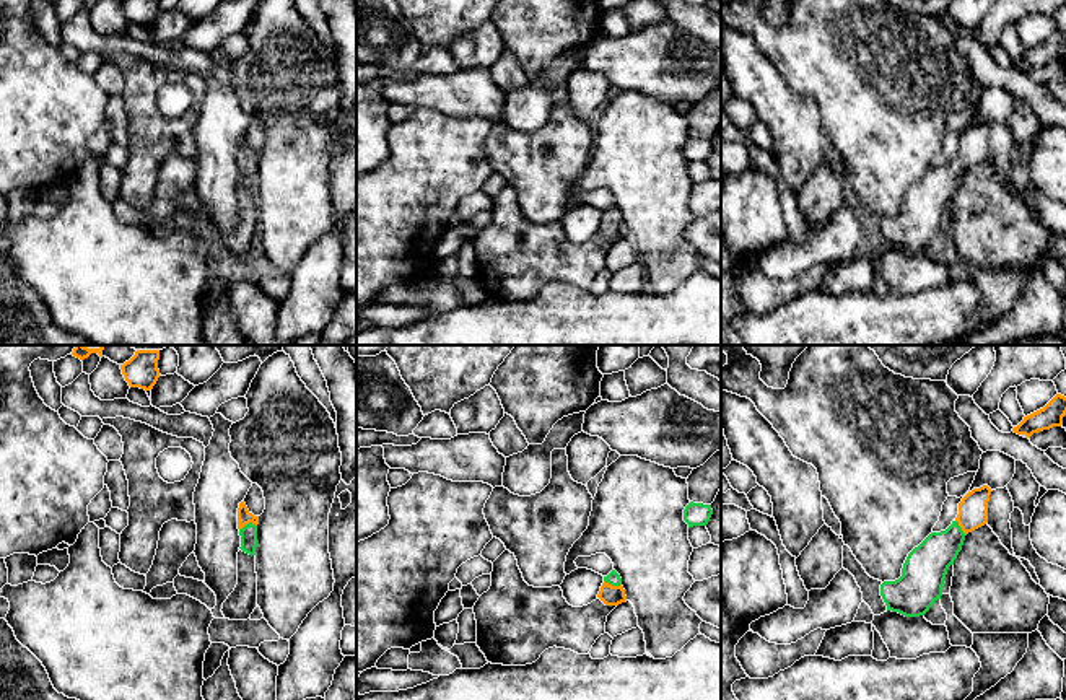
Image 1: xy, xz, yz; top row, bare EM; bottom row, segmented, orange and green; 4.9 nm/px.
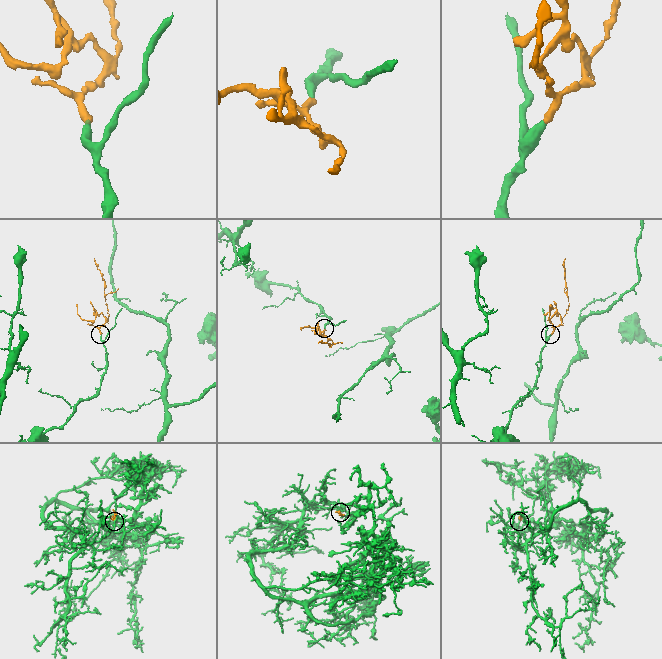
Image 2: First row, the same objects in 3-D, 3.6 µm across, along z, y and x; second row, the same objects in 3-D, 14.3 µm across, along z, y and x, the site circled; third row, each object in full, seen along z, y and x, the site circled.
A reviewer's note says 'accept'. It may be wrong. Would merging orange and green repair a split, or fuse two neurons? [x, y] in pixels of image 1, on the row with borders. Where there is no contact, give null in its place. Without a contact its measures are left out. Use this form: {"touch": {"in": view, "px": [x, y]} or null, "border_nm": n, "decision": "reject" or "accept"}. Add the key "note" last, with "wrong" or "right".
{"touch": {"in": "xy", "px": [248, 523]}, "border_nm": 90, "decision": "accept", "note": "right"}

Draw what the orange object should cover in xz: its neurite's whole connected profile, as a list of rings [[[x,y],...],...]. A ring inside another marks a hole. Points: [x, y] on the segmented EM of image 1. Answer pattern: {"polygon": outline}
{"polygon": [[[612,570],[607,576],[604,576],[604,583],[601,586],[597,597],[605,606],[618,606],[622,602],[627,602],[625,589],[622,586],[622,578],[615,570]]]}

